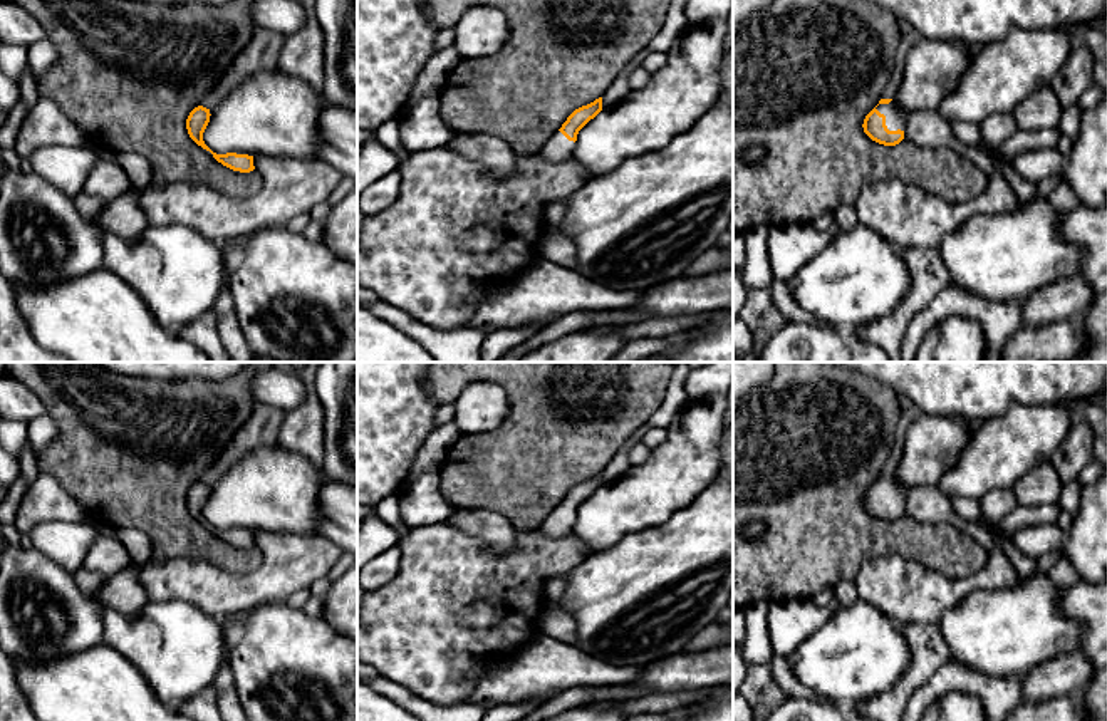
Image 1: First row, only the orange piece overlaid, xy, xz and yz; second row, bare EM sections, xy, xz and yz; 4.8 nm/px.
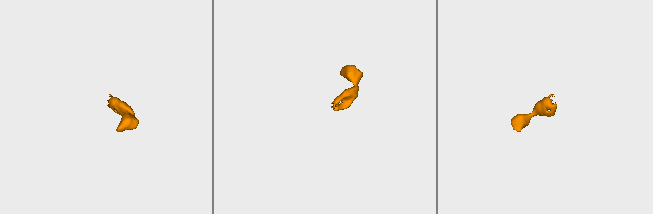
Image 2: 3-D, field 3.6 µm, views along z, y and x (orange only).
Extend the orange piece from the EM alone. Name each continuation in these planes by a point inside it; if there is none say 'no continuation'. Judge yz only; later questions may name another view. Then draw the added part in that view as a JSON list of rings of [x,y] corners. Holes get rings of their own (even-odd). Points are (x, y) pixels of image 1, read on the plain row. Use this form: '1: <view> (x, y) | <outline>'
1: yz (896, 493) | [[[891,476],[889,480],[879,480],[876,485],[886,491],[886,501],[889,506],[904,506],[909,490],[899,485],[894,476]]]

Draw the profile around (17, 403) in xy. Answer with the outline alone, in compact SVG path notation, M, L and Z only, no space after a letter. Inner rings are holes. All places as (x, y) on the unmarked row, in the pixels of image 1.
M0 376L0 418L29 424L47 414L44 402L15 377Z

